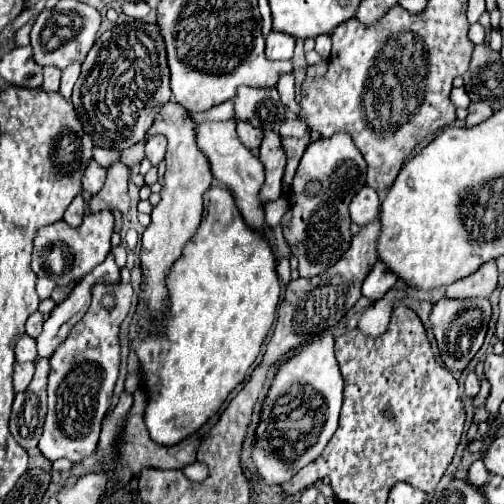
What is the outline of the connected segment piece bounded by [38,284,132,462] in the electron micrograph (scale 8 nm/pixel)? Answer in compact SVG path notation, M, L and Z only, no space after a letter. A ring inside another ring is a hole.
M112 284L112 286L94 286L92 290L92 306L84 314L84 318L70 330L68 338L56 348L56 352L50 356L50 376L48 376L48 416L44 422L44 434L40 438L38 448L48 460L68 458L72 462L80 462L86 456L90 456L96 448L98 434L102 420L110 408L112 402L112 390L116 386L118 378L118 366L120 366L120 344L118 344L118 330L122 320L128 314L128 308L132 304L132 286L130 284ZM110 294L114 296L116 304L114 308L104 308L102 298Z

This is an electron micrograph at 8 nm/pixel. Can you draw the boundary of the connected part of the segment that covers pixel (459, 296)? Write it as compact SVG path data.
M490 260L488 264L482 264L476 272L466 276L464 280L456 280L450 286L446 286L446 298L452 300L464 300L464 298L490 298L498 282L498 270L496 262Z

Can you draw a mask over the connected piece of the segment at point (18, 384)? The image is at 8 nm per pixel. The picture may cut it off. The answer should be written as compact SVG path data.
M26 362L26 364L16 364L14 366L14 388L16 392L22 392L28 388L30 380L34 376L34 364Z

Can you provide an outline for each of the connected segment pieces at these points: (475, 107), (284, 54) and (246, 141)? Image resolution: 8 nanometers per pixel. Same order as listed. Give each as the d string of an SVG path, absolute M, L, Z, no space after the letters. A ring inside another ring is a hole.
M476 102L476 104L470 104L468 106L468 118L466 118L466 126L476 126L476 124L480 124L480 122L484 122L484 120L488 120L490 116L492 116L494 112L492 112L492 108L484 102Z
M270 32L266 36L266 56L268 60L290 60L294 52L294 38L282 32Z
M238 120L238 136L242 140L242 144L250 150L258 148L262 142L262 130L254 128L252 124L248 124L246 120Z

